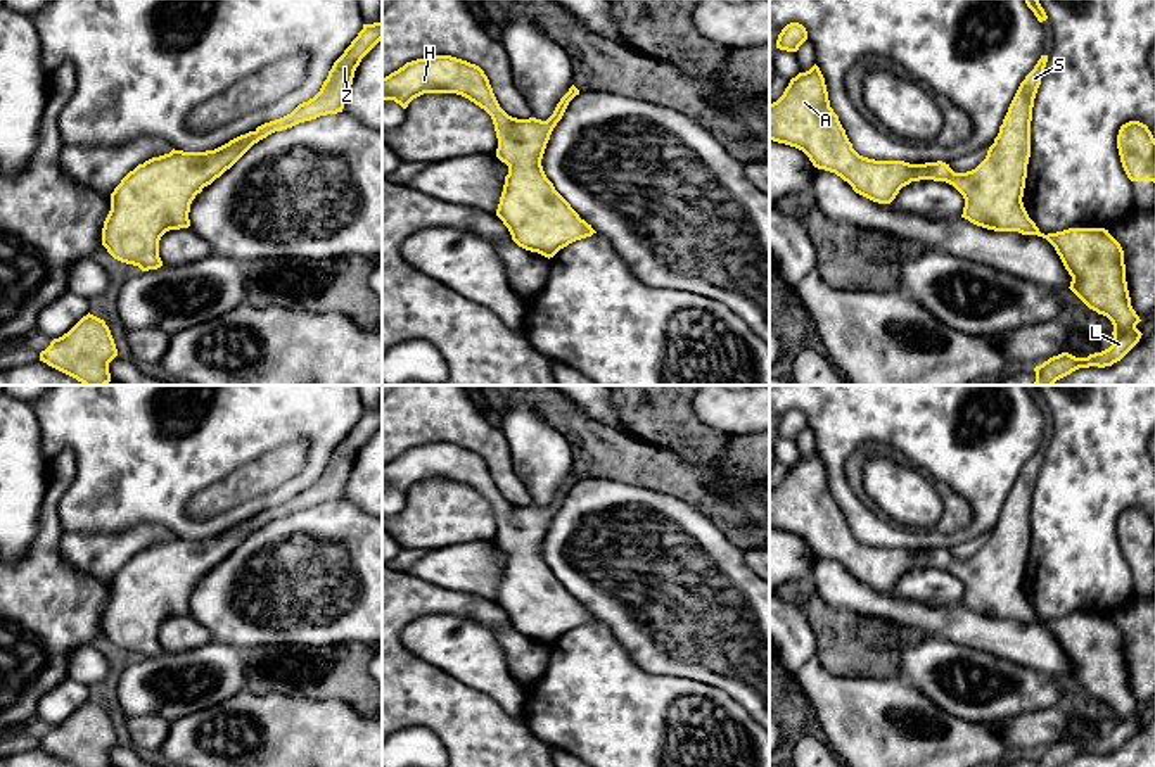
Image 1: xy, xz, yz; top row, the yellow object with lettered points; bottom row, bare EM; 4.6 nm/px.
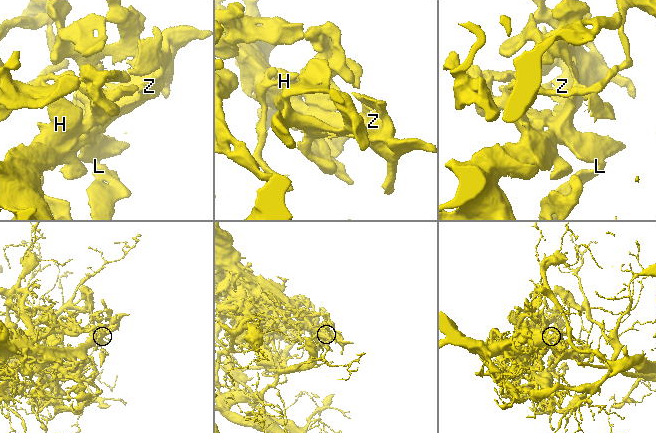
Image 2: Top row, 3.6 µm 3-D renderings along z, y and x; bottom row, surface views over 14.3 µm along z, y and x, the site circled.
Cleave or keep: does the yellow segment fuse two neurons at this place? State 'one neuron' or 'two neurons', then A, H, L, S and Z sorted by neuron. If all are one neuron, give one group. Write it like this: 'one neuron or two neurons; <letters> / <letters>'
two neurons; A H L S / Z

